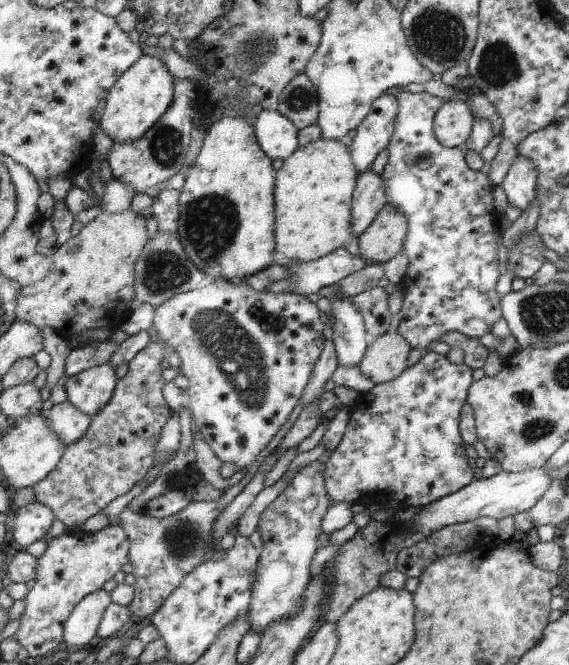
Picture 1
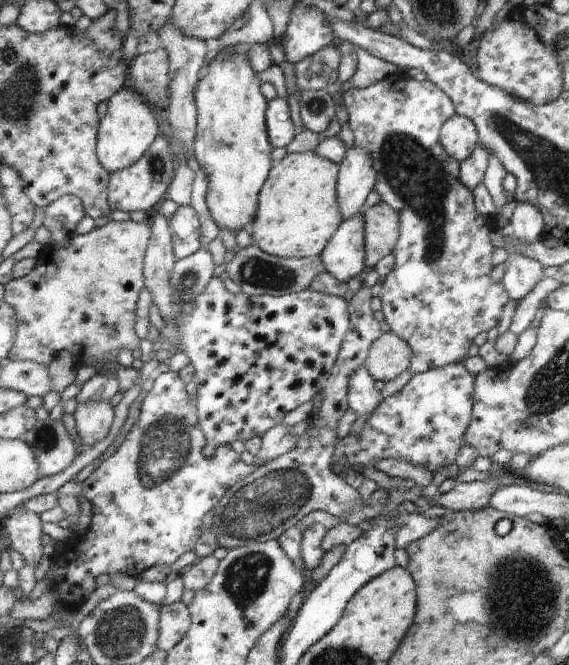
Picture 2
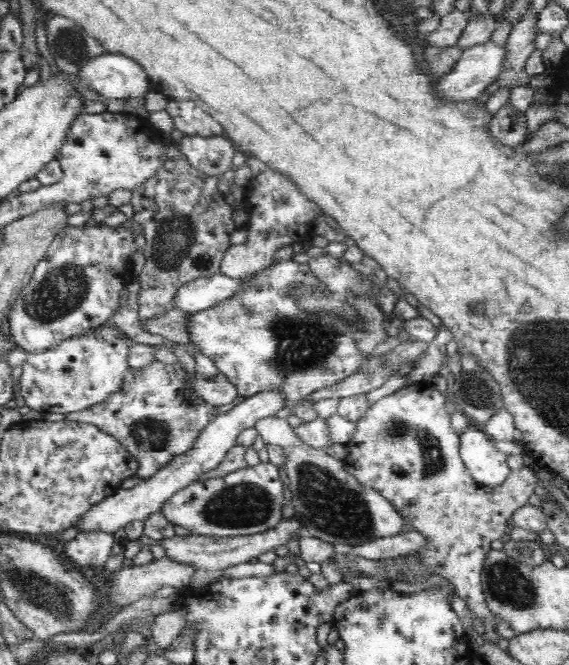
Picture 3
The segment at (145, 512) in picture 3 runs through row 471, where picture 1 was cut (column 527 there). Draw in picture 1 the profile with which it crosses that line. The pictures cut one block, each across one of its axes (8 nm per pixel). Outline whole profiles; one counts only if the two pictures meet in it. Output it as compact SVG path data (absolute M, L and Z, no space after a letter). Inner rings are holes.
M519 154L517 160L513 162L509 174L505 177L502 188L507 199L511 200L513 206L519 208L523 213L529 210L529 204L533 204L538 196L538 180L537 166L531 162L529 156Z

